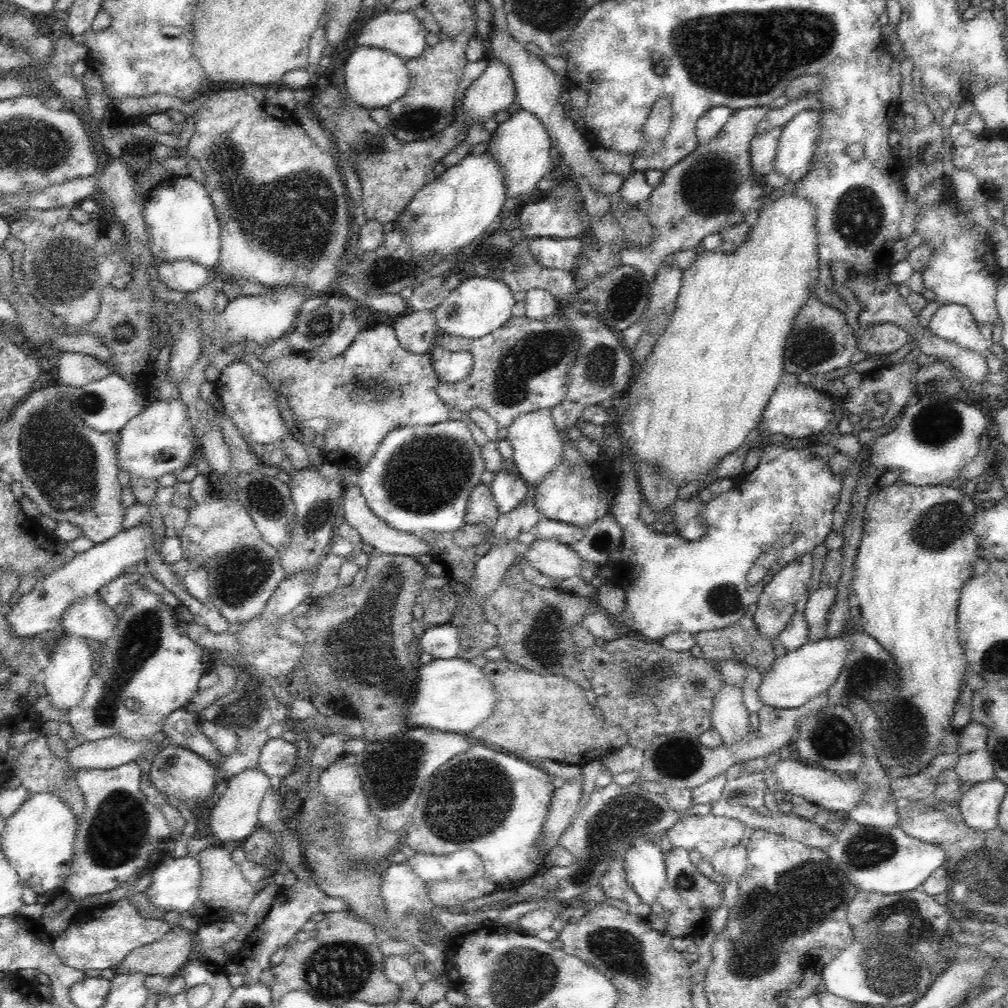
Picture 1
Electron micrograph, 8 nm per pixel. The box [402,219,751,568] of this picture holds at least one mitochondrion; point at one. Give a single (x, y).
(535, 353)

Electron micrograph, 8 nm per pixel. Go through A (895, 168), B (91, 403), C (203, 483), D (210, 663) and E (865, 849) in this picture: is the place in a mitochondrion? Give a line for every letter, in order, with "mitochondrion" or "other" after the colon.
A: other
B: mitochondrion
C: other
D: other
E: mitochondrion

